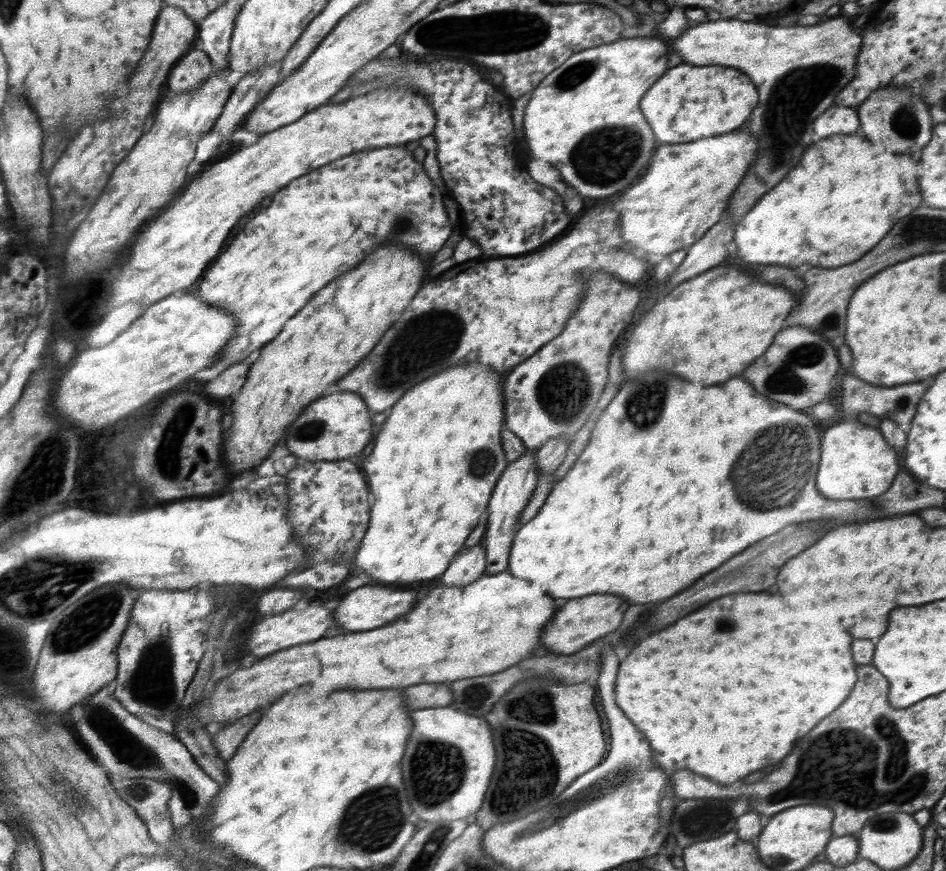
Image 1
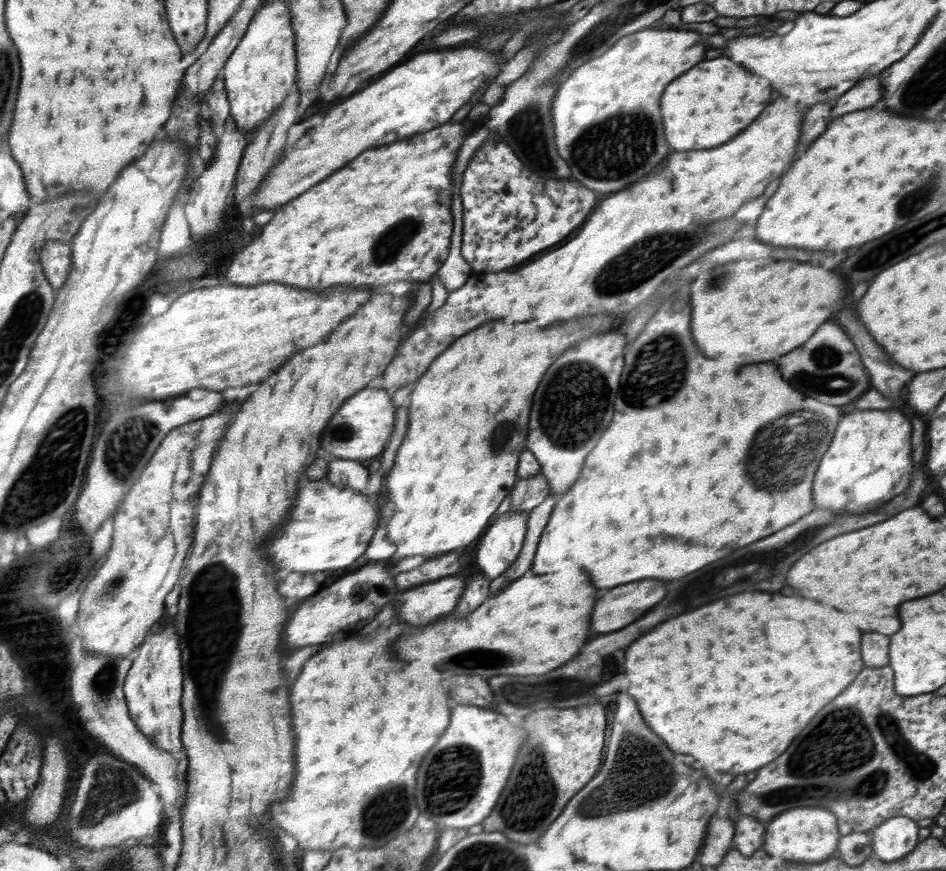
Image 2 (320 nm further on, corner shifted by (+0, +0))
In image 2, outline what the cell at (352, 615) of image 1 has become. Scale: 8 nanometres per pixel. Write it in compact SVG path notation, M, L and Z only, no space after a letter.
M450 576L400 594L398 612L404 622L428 626L451 614L464 592L464 578Z

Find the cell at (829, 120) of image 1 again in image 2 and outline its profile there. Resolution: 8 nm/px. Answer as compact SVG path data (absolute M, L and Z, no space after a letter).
M878 75L861 80L833 102L834 108L830 112L830 118L834 120L844 114L868 108L882 99L884 91L881 78Z

